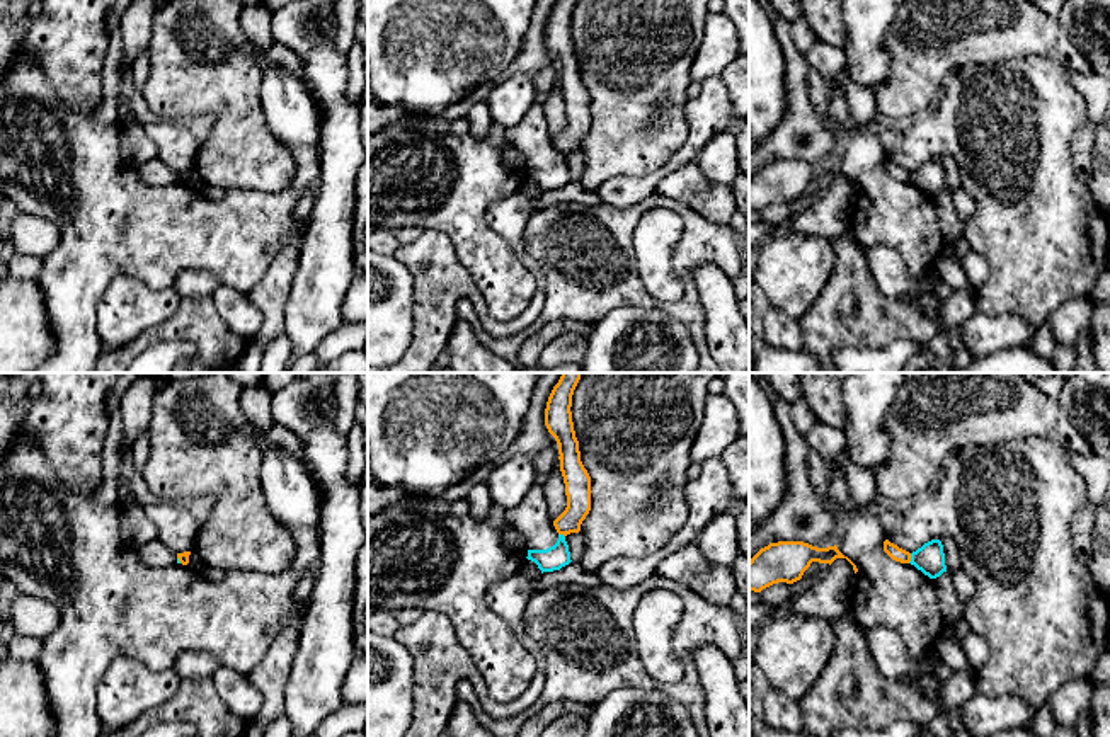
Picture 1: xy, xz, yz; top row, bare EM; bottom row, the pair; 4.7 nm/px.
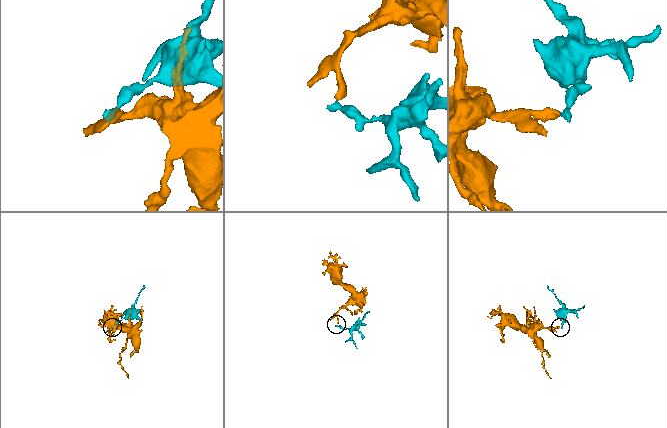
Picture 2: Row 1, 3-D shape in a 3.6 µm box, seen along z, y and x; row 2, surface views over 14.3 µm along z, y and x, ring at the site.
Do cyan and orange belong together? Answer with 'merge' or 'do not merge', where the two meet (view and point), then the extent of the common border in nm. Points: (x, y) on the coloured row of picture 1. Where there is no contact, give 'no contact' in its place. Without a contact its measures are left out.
do not merge; contact yz (911, 559); length 50 nm

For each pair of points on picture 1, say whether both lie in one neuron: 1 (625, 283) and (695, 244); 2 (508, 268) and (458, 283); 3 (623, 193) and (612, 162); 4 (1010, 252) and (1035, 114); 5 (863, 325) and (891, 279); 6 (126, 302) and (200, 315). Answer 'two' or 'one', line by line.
1: one
2: two
3: two
4: one
5: two
6: two

